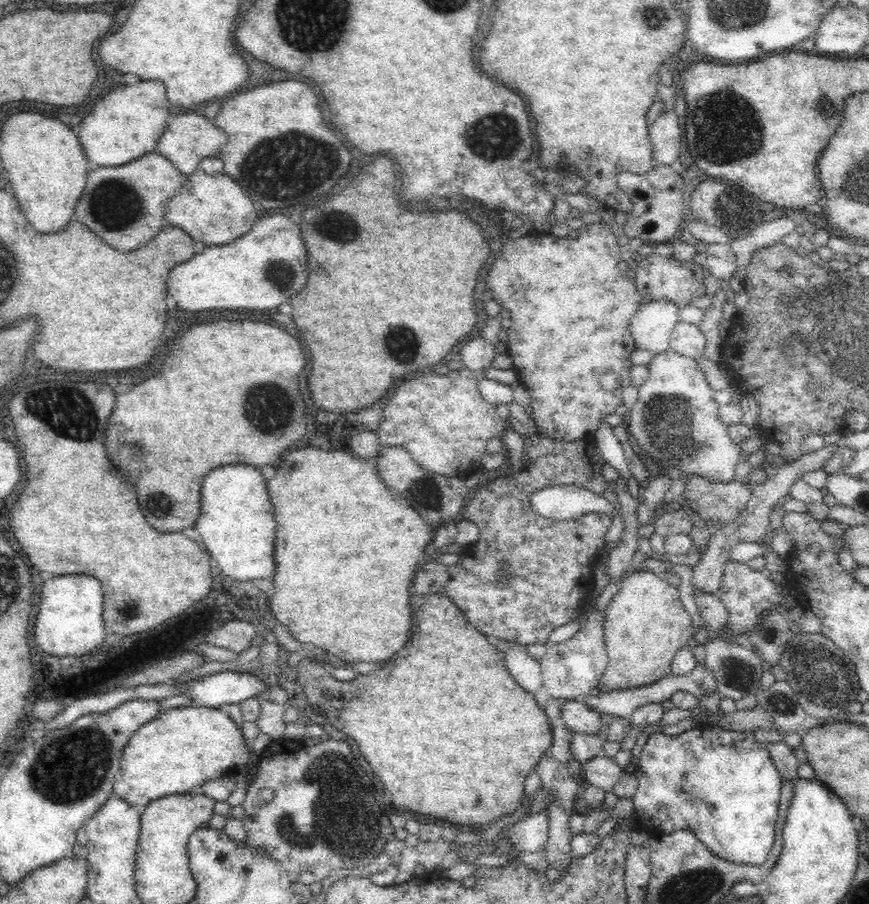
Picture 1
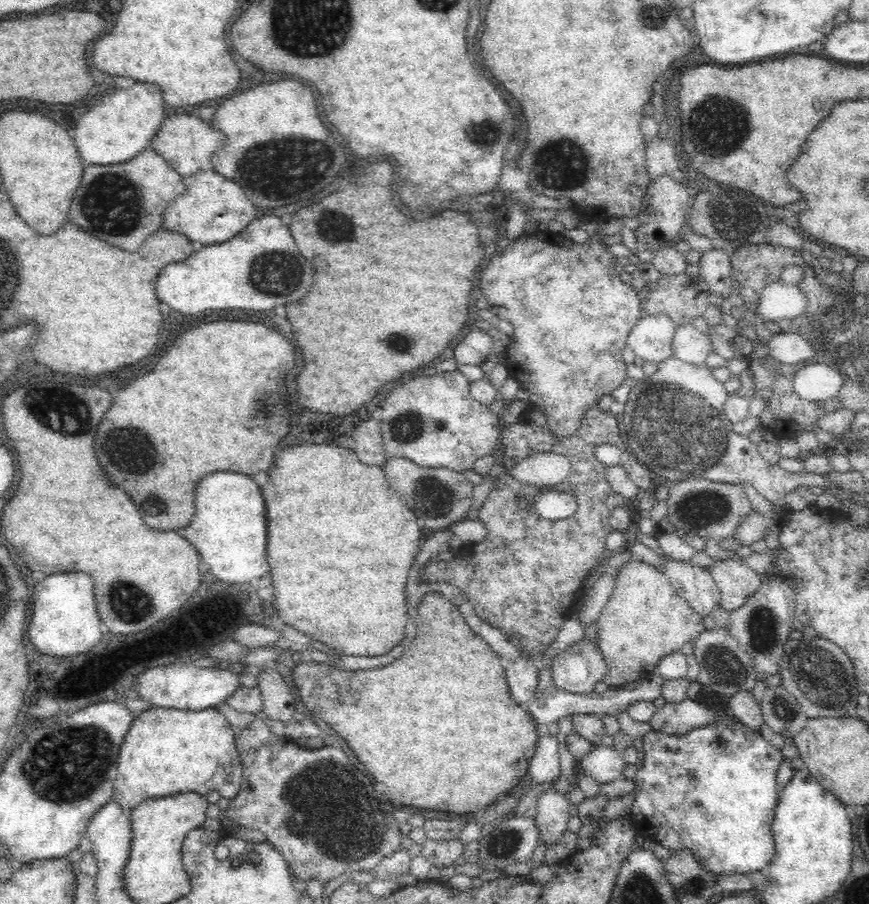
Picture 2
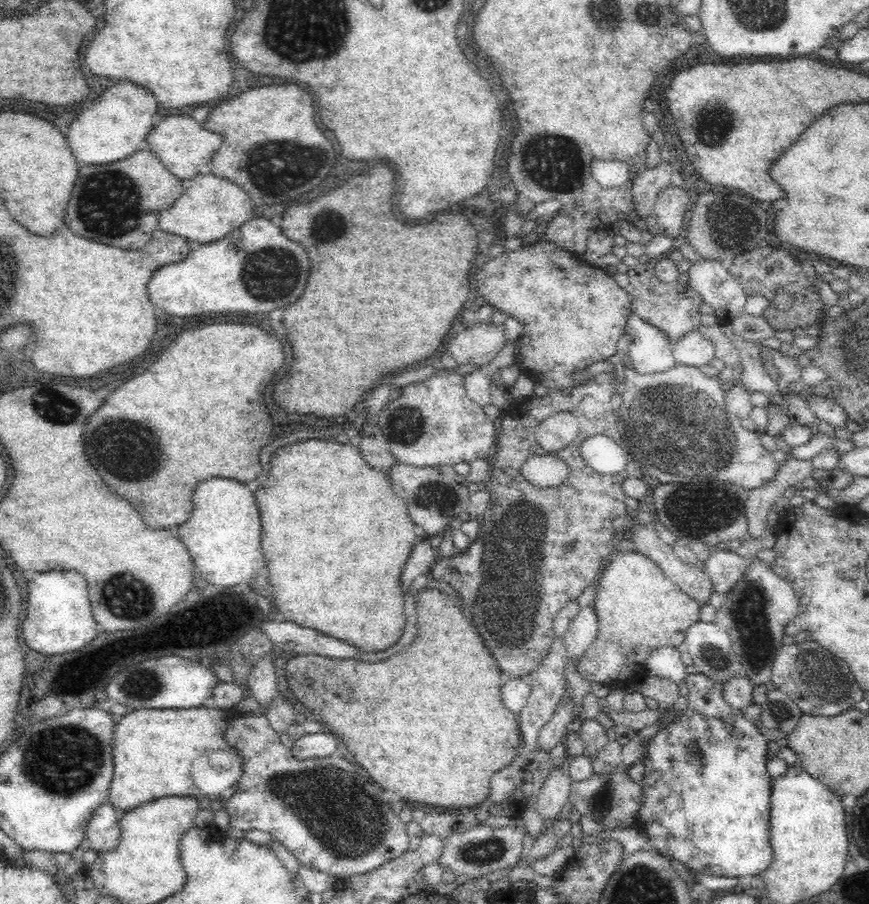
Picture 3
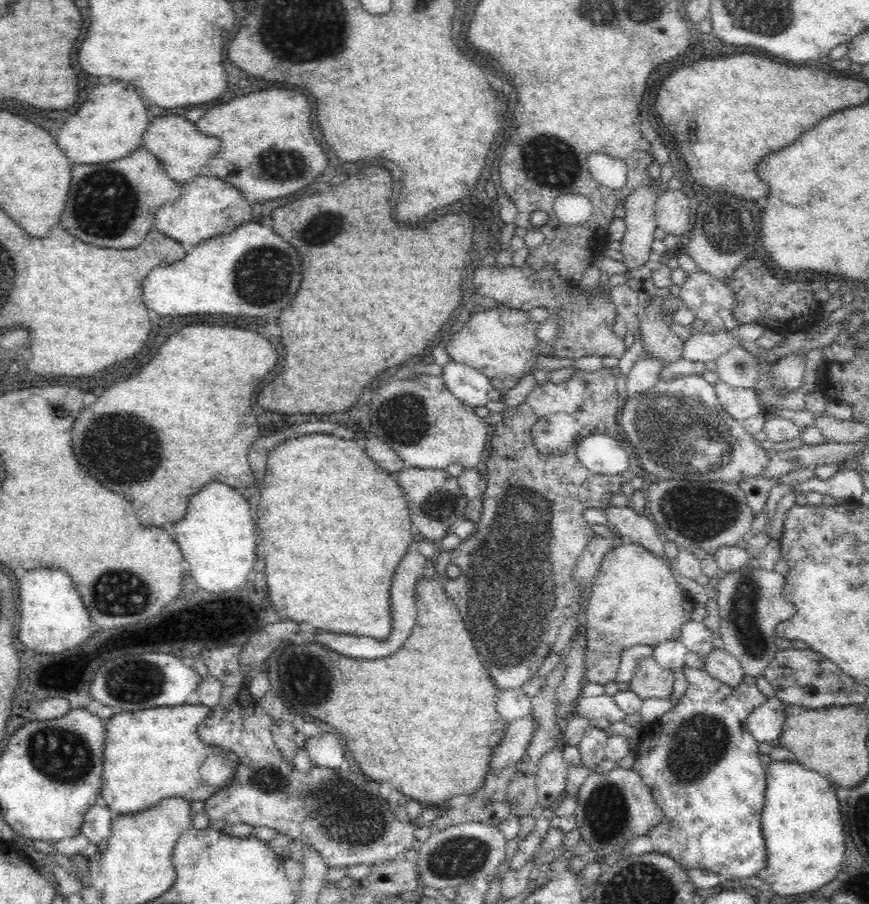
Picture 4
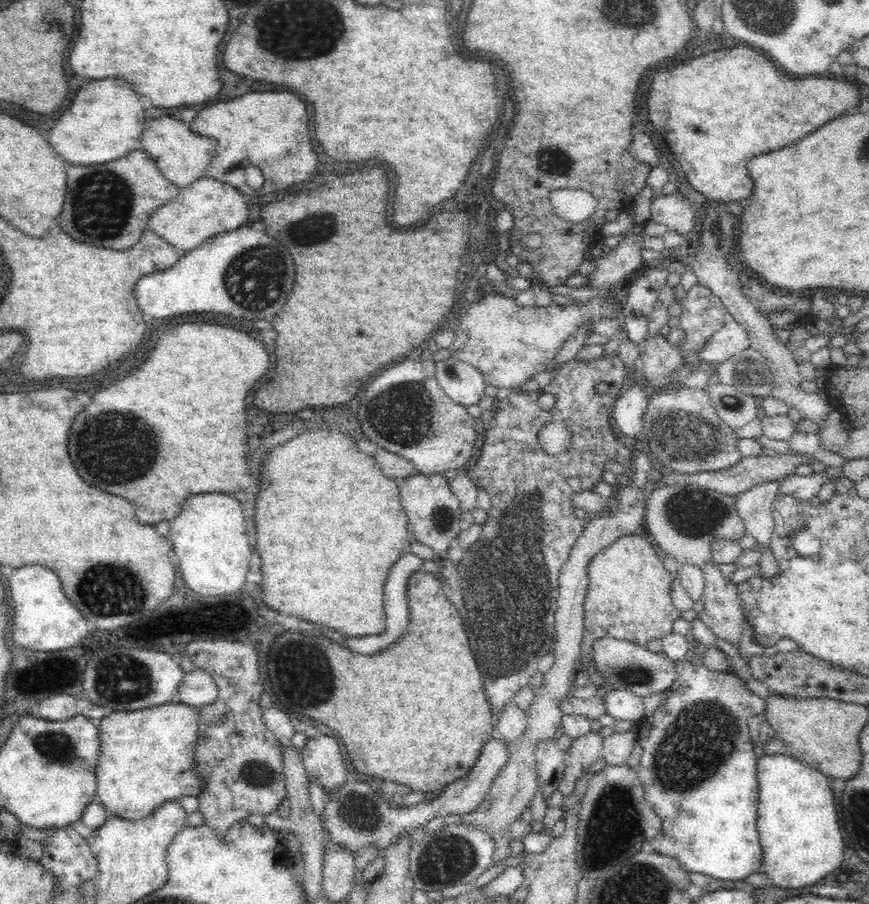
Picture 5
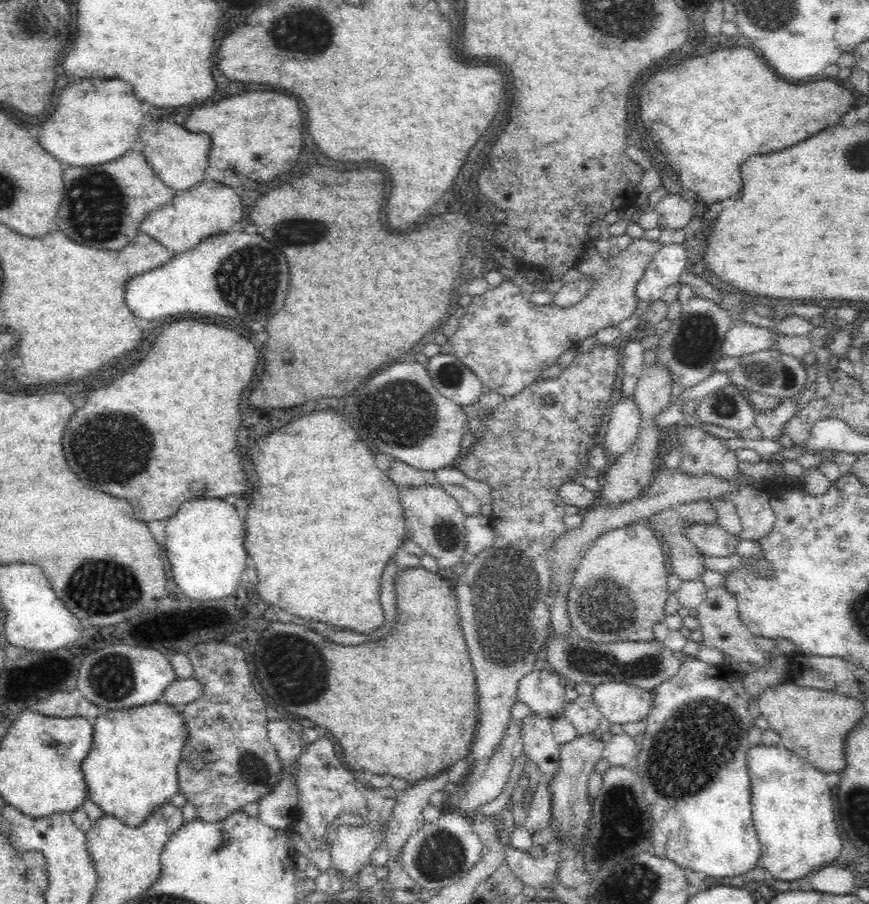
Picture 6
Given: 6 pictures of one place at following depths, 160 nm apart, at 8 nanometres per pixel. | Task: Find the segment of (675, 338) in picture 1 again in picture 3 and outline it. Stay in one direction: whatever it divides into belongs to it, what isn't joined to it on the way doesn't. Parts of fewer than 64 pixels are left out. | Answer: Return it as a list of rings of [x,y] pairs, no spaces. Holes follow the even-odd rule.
[[[697,328],[672,344],[673,357],[677,363],[695,367],[709,364],[715,356],[715,346],[711,337],[702,334]]]

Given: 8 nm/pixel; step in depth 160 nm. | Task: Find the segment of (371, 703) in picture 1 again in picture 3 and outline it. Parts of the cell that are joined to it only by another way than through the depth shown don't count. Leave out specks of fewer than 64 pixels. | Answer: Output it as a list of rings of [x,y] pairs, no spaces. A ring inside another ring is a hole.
[[[426,586],[420,590],[418,590],[417,594],[414,596],[415,598],[415,607],[417,610],[417,630],[416,636],[414,636],[414,642],[408,646],[408,648],[404,648],[400,654],[394,654],[392,658],[388,658],[388,660],[380,660],[380,662],[366,662],[361,661],[360,659],[340,659],[340,658],[330,658],[328,656],[320,656],[319,654],[312,653],[312,654],[302,654],[297,656],[292,656],[290,658],[286,658],[284,661],[281,658],[284,655],[277,655],[275,654],[272,658],[272,664],[274,665],[274,671],[276,672],[276,679],[278,679],[277,674],[285,673],[284,676],[287,680],[290,695],[300,701],[309,712],[313,712],[316,716],[320,716],[321,722],[326,723],[329,728],[330,732],[336,734],[336,736],[342,738],[344,740],[344,744],[348,746],[348,750],[354,754],[354,758],[364,766],[364,770],[374,778],[374,782],[378,782],[378,784],[382,784],[382,788],[386,788],[386,790],[392,790],[392,792],[396,792],[398,794],[398,798],[402,800],[404,803],[410,802],[422,802],[422,804],[427,804],[428,806],[432,805],[434,808],[439,806],[445,807],[472,807],[476,806],[478,802],[482,802],[486,796],[488,796],[488,792],[490,790],[490,778],[494,772],[500,770],[500,768],[506,766],[506,764],[510,764],[513,762],[513,758],[516,758],[516,750],[522,746],[522,739],[520,739],[520,729],[518,729],[518,717],[514,713],[510,712],[508,708],[504,706],[501,700],[501,686],[503,685],[503,674],[501,670],[498,668],[496,664],[496,660],[492,660],[492,656],[490,656],[490,652],[486,650],[486,646],[484,646],[484,640],[476,634],[476,630],[474,630],[474,626],[471,624],[468,616],[461,608],[461,606],[456,602],[452,596],[442,593],[439,589],[435,588],[427,588]]]

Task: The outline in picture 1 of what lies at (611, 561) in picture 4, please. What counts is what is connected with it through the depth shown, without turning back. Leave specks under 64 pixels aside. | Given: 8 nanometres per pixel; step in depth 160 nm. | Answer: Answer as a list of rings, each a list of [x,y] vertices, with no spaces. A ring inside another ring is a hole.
[[[644,568],[630,572],[623,578],[620,588],[603,611],[605,649],[609,661],[597,686],[600,692],[610,692],[618,688],[638,688],[671,673],[670,660],[680,648],[687,646],[688,638],[692,636],[692,621],[678,594],[677,587],[669,583],[664,576]]]

